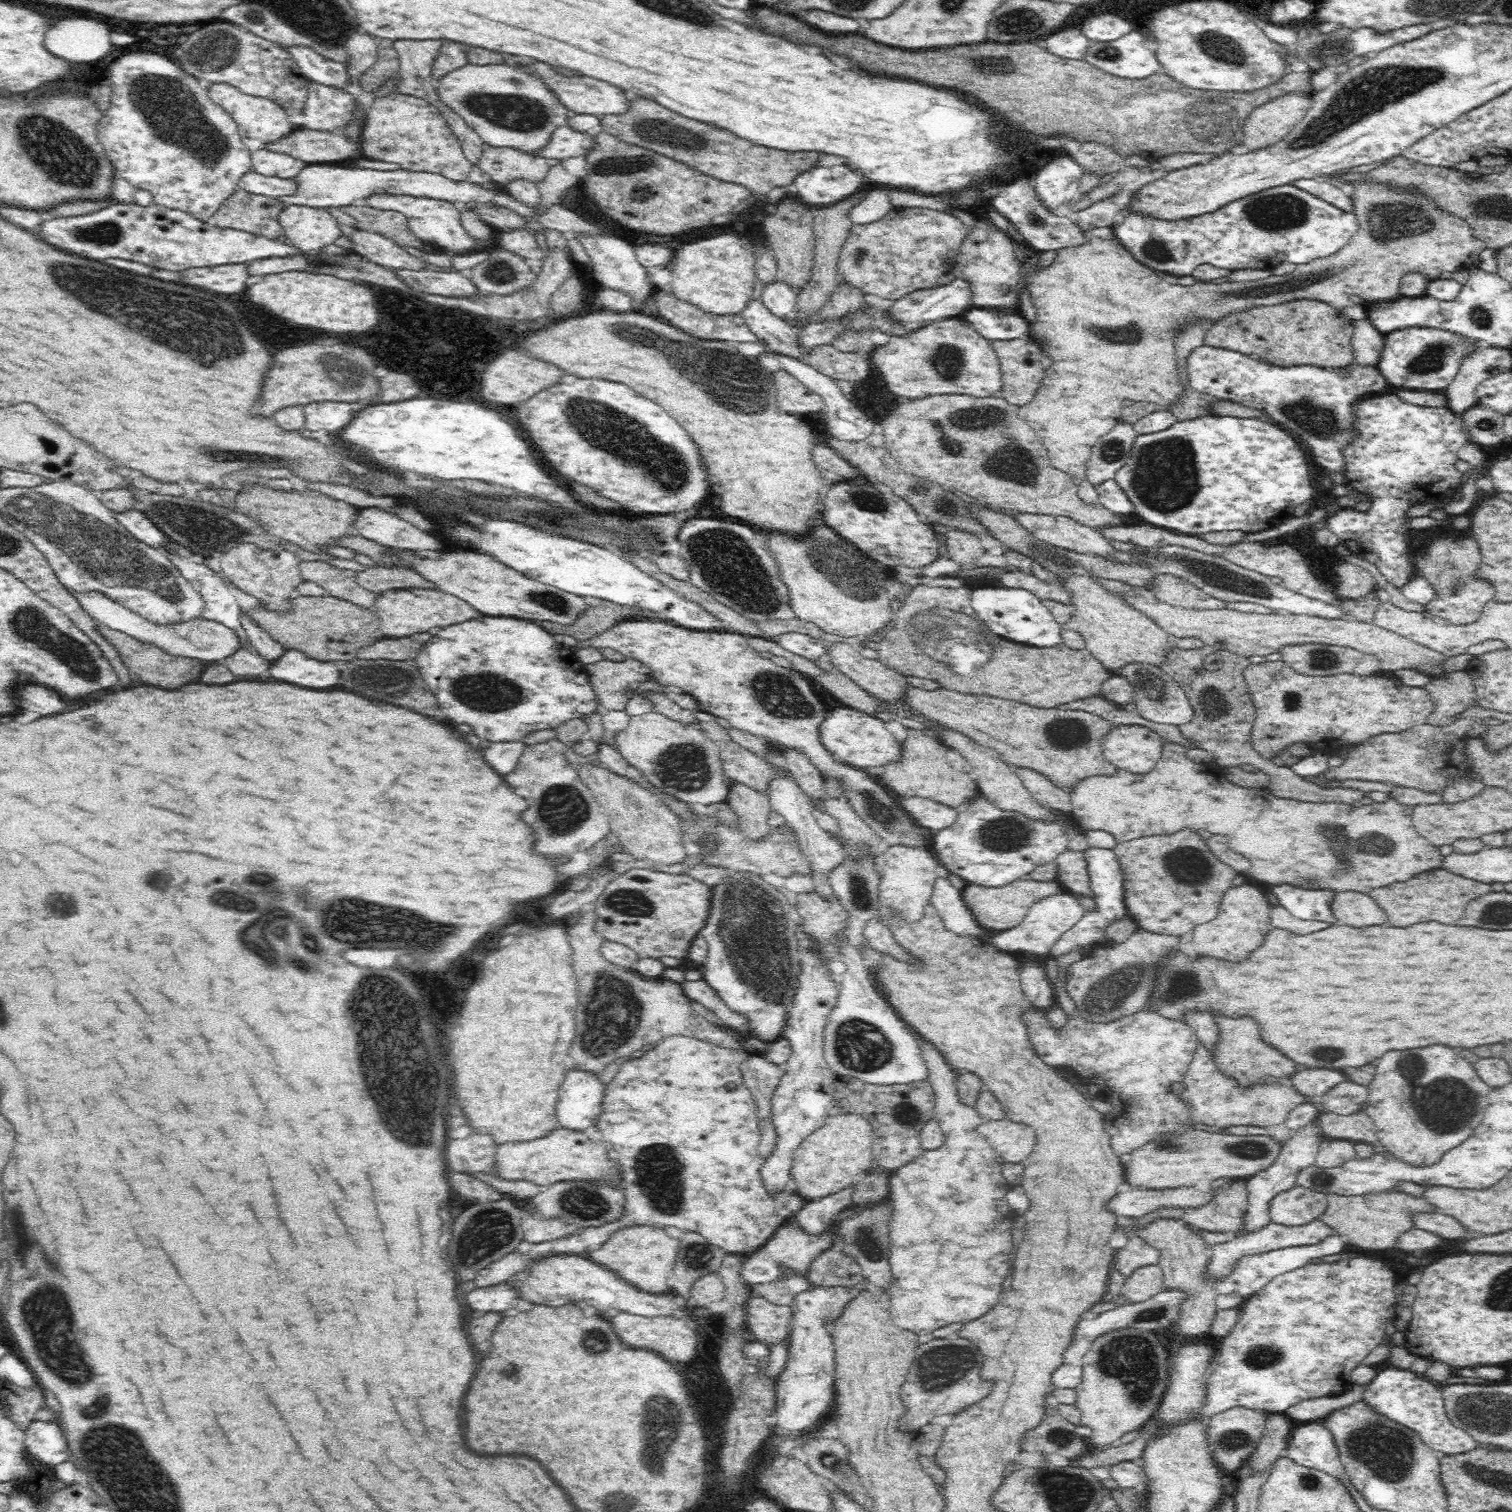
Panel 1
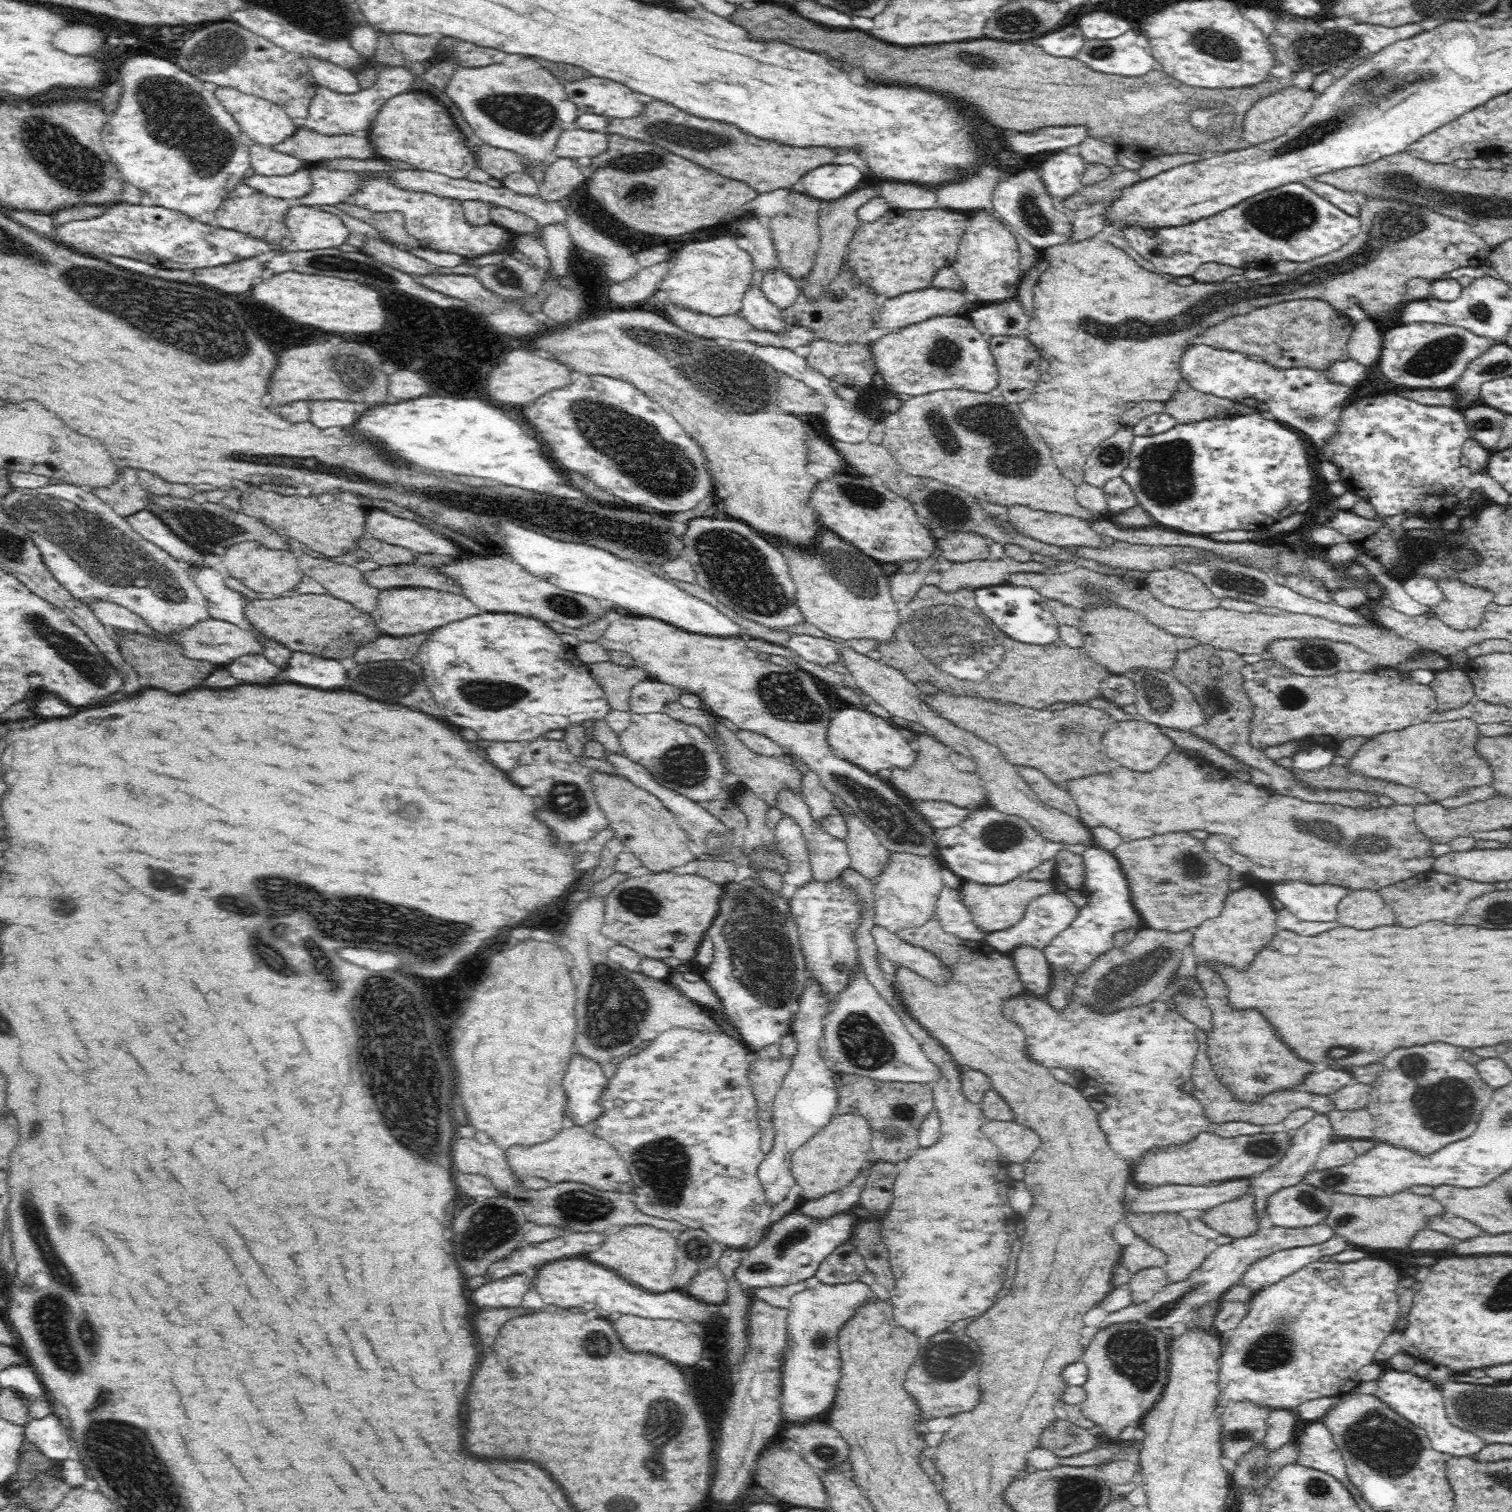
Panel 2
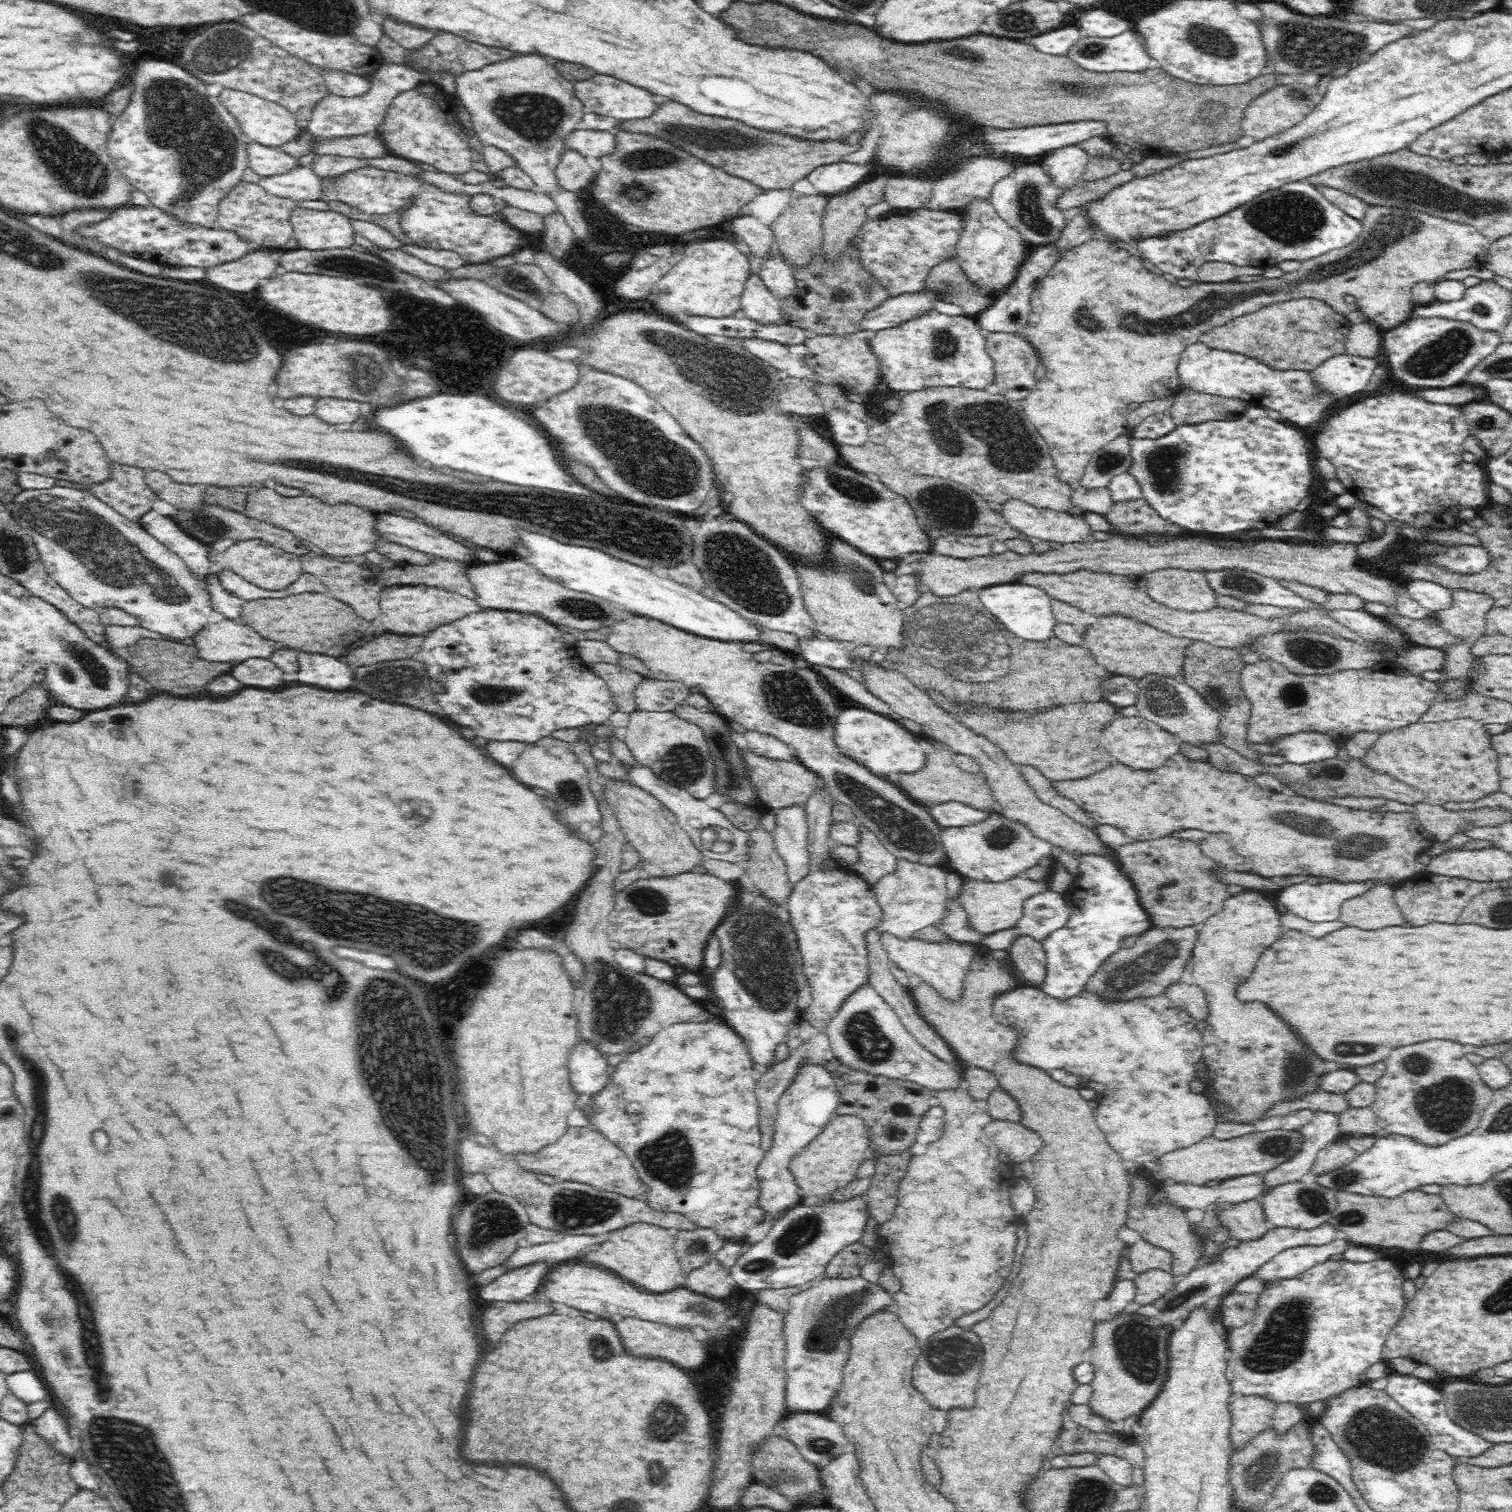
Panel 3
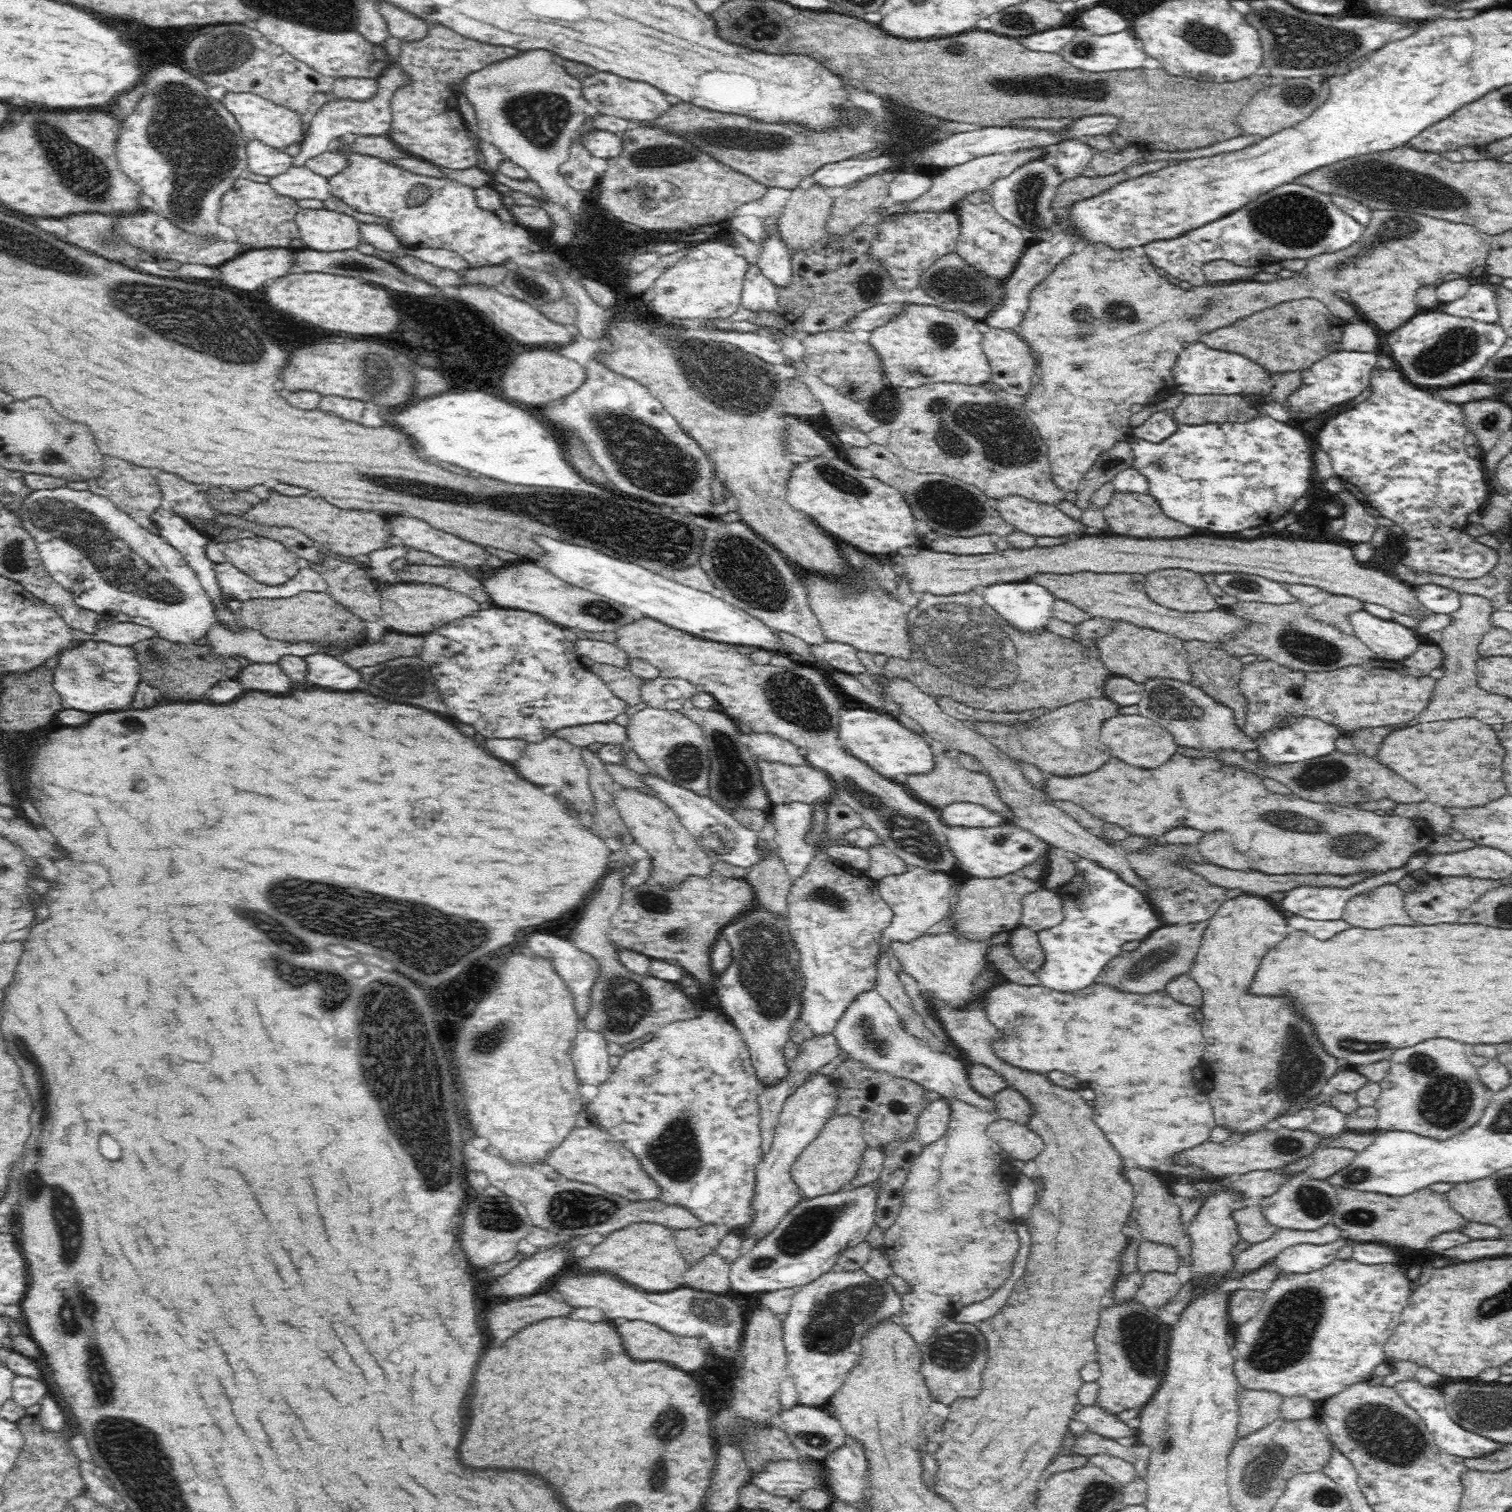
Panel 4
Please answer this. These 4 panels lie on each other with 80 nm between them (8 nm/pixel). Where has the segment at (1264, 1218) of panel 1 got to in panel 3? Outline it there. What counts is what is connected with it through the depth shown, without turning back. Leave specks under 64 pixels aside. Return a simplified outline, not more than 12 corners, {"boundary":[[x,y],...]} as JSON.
{"boundary":[[1316,1112],[1294,1156],[1261,1174],[1270,1191],[1298,1182],[1340,1135],[1336,1115]]}

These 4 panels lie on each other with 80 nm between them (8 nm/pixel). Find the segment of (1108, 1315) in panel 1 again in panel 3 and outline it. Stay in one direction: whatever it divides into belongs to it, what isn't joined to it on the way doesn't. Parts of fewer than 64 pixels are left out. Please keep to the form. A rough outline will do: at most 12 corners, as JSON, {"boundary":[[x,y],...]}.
{"boundary":[[1327,1222],[1276,1227],[1220,1248],[1171,1291],[1123,1314],[1174,1324],[1225,1296],[1275,1254],[1340,1237]]}

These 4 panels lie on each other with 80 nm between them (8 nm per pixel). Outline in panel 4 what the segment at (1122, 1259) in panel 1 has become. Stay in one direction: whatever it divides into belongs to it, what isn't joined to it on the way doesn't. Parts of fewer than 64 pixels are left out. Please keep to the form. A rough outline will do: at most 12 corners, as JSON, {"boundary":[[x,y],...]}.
{"boundary":[[1142,1239],[1135,1265],[1142,1273],[1174,1274],[1179,1258],[1173,1248]]}

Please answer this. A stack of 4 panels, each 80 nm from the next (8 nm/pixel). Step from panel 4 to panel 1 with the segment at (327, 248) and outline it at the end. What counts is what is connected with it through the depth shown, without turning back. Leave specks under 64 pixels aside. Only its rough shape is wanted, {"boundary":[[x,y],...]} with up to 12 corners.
{"boundary":[[286,205],[278,222],[306,252],[342,236],[326,209]]}

